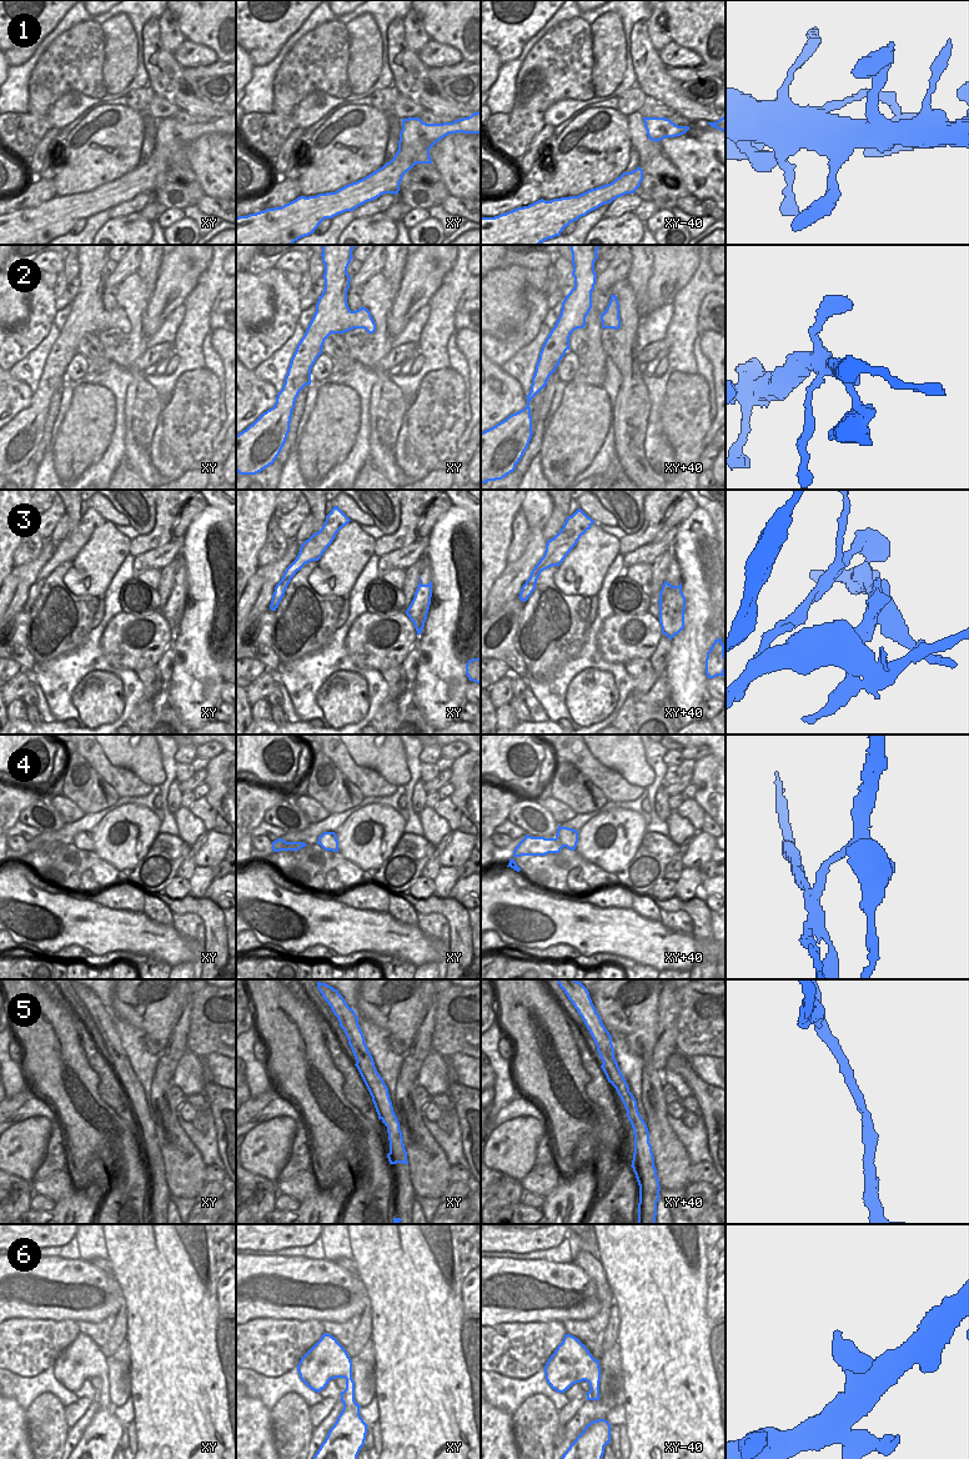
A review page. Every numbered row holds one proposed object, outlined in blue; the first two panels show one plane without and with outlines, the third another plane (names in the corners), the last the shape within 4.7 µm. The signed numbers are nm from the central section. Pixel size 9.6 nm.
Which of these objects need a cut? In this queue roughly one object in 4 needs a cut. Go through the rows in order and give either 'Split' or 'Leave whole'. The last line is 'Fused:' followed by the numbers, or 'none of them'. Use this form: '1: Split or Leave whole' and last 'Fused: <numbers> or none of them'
1: Leave whole
2: Leave whole
3: Split
4: Split
5: Leave whole
6: Leave whole
Fused: 3, 4

